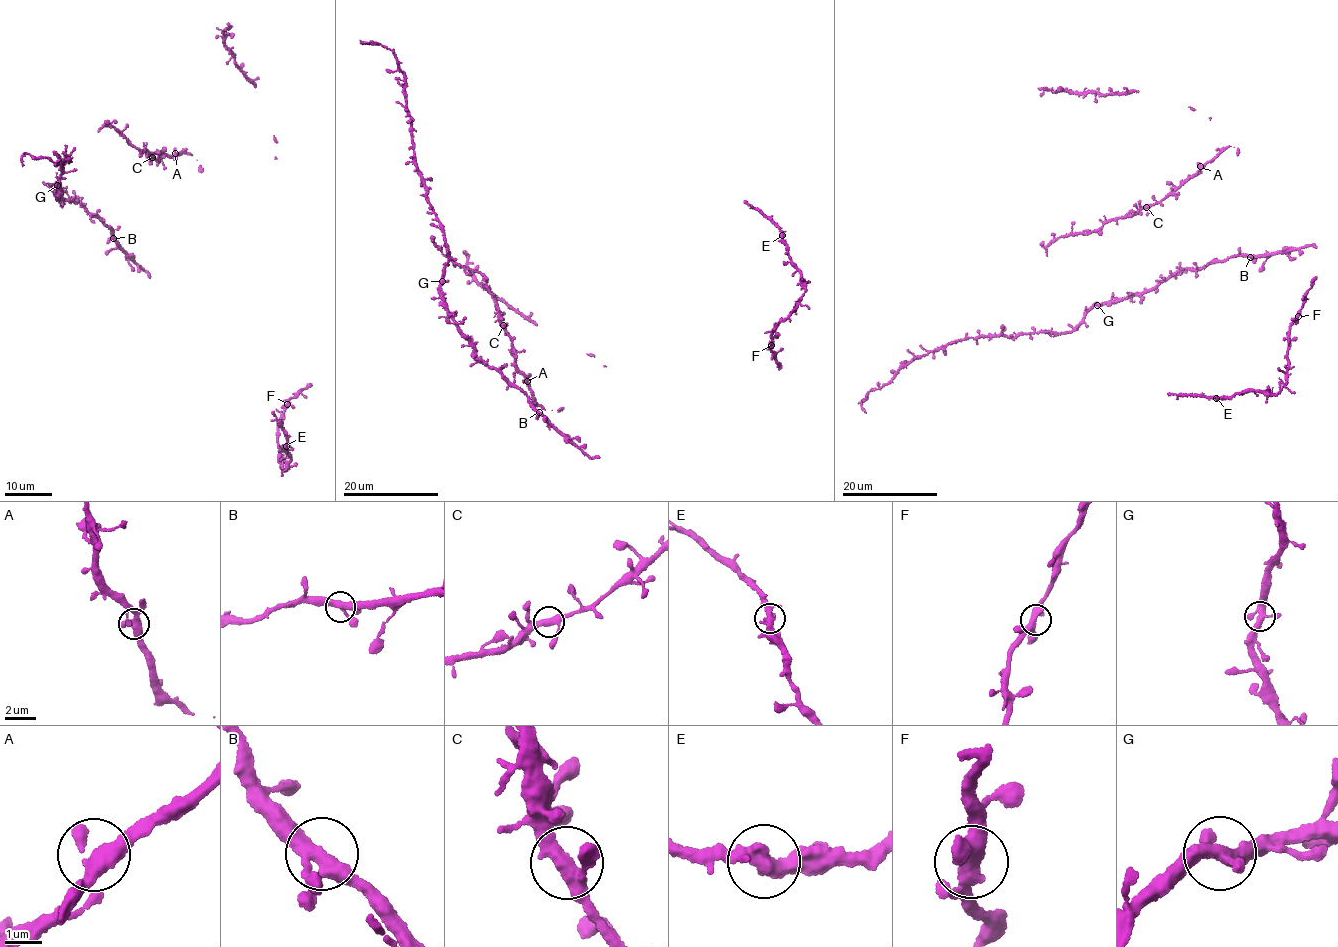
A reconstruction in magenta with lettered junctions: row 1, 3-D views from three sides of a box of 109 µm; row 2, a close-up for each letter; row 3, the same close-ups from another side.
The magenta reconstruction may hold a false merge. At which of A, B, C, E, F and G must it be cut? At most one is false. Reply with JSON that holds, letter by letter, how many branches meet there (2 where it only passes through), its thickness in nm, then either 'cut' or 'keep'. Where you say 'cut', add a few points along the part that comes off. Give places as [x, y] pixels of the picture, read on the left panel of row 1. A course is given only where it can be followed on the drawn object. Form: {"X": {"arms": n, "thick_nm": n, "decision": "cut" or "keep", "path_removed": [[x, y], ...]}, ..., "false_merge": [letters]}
{"A": {"arms": 3, "thick_nm": 360, "decision": "keep"}, "B": {"arms": 3, "thick_nm": 360, "decision": "keep"}, "C": {"arms": 3, "thick_nm": 360, "decision": "keep"}, "E": {"arms": 3, "thick_nm": 360, "decision": "keep"}, "F": {"arms": 3, "thick_nm": 360, "decision": "keep"}, "G": {"arms": 3, "thick_nm": 340, "decision": "keep"}, "false_merge": []}

